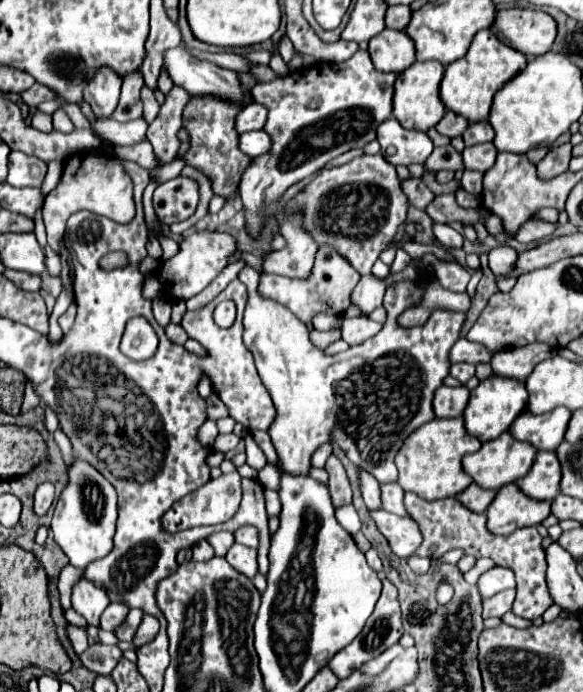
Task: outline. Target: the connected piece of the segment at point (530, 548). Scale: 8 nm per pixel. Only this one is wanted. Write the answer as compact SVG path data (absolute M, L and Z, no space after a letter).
M405 493L405 507L407 507L411 519L419 525L419 529L423 533L423 543L417 549L419 557L439 559L443 553L447 553L449 549L455 549L455 547L463 549L467 555L473 555L473 557L489 557L497 565L509 567L517 577L517 599L513 603L515 615L533 621L533 619L541 617L551 607L553 599L549 595L547 581L545 581L547 561L545 561L545 551L541 547L539 533L535 527L523 527L519 531L513 531L511 535L491 535L491 531L487 529L485 513L469 511L455 497L425 501L413 493Z

